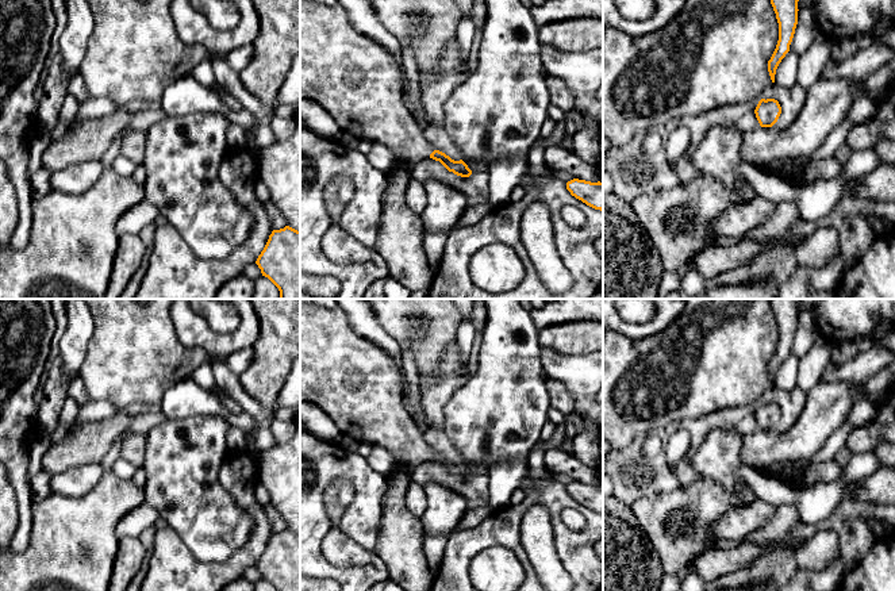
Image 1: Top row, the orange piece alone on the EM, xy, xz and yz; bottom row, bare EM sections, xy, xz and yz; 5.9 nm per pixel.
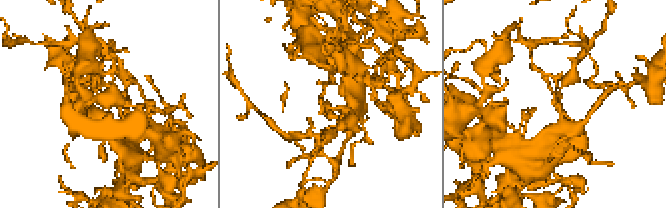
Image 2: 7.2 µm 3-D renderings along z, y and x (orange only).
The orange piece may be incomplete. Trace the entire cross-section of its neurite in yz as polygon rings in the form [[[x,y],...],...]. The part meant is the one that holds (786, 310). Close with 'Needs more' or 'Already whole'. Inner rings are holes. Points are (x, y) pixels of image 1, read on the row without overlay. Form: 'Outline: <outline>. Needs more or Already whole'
Outline: [[[802,299],[769,300],[779,326],[779,344],[771,362],[768,364],[768,375],[772,385],[775,385],[776,372],[785,357],[790,354],[790,348],[798,327],[798,304]]]. Already whole

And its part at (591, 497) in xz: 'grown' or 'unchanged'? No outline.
unchanged

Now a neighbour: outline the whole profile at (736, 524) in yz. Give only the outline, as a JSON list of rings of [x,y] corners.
[[[757,499],[748,506],[731,509],[712,525],[714,534],[725,540],[740,541],[772,521],[776,510],[777,507],[763,499]]]

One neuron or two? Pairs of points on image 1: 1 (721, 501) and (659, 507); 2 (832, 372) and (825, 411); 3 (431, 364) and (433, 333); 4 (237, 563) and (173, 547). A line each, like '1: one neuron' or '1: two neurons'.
1: one neuron
2: two neurons
3: one neuron
4: one neuron

